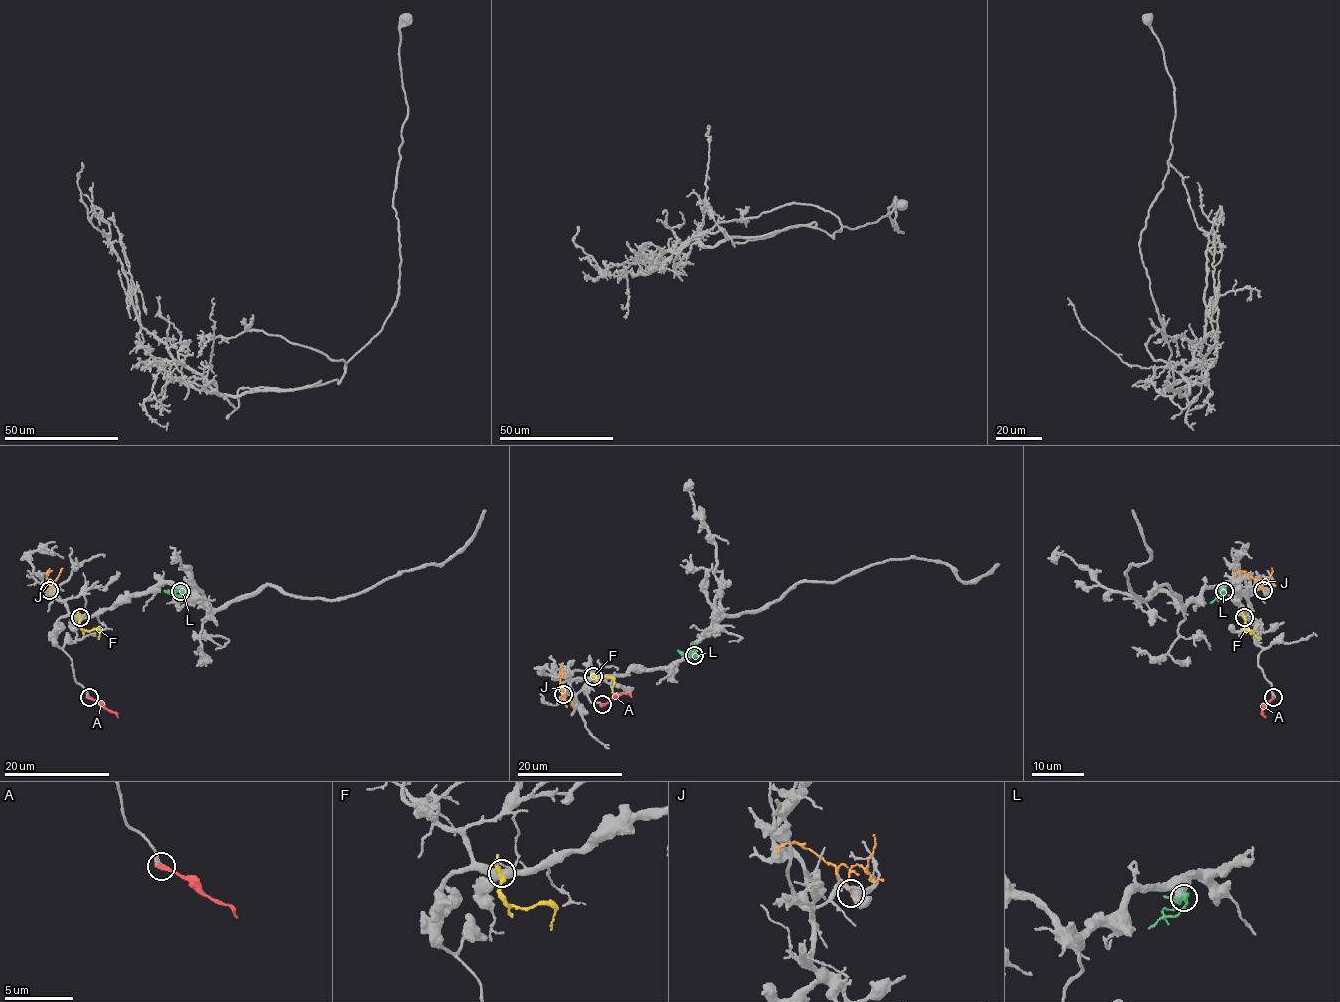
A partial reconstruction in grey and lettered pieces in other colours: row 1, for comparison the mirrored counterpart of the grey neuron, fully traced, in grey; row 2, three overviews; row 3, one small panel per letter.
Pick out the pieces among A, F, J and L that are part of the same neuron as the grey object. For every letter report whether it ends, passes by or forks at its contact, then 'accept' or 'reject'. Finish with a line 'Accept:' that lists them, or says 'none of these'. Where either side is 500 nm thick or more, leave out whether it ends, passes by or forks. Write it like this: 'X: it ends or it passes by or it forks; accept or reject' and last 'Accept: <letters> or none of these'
A: it ends; accept
F: it passes by; reject
J: it ends; reject
L: reject
Accept: A

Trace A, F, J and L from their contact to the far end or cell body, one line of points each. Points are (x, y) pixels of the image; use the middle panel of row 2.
A: (603, 704), (622, 693), (629, 693), (632, 697)
F: (593, 676), (612, 679), (614, 684), (612, 692)
J: (563, 694), (560, 666)
L: (693, 655), (696, 647), (692, 642)

